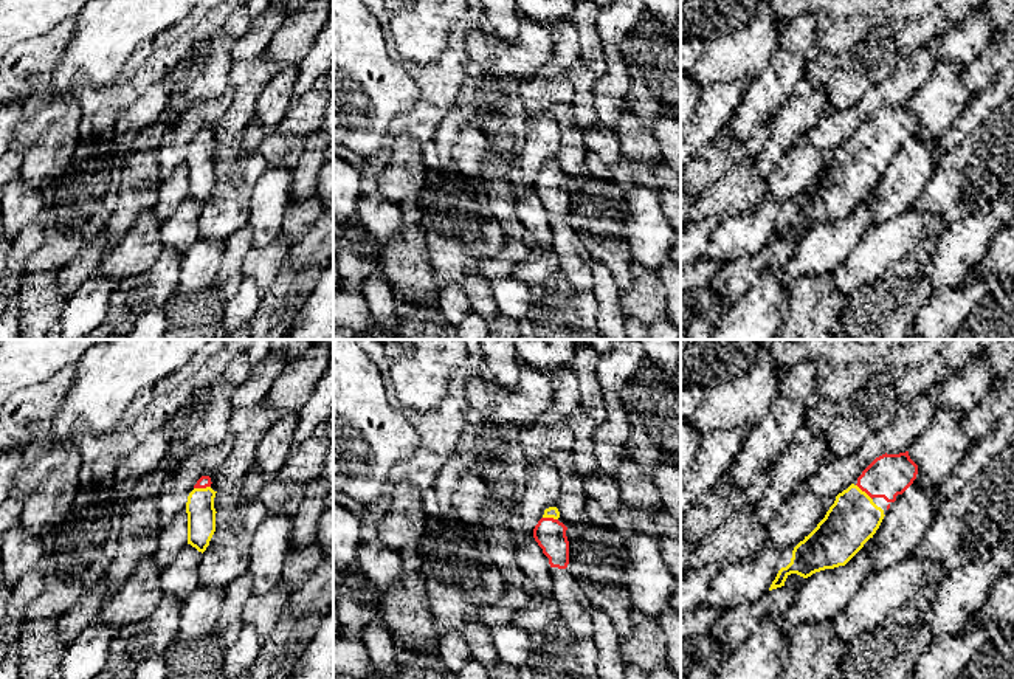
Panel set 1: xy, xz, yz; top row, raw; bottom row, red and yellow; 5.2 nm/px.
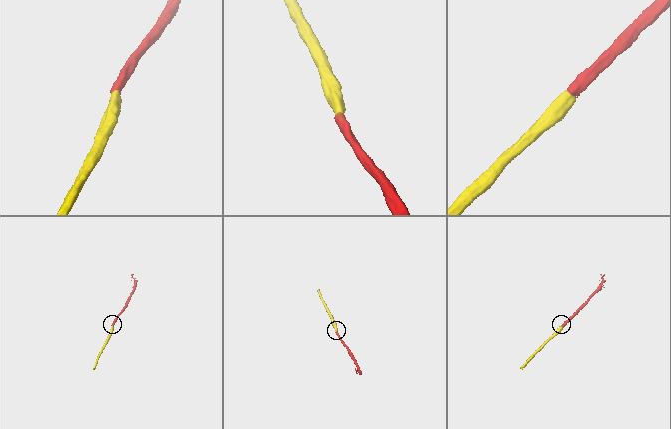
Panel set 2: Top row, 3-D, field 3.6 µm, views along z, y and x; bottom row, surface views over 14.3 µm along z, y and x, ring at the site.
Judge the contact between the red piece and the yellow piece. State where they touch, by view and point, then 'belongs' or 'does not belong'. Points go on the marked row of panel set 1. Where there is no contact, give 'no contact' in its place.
contact xy (202, 487); belongs

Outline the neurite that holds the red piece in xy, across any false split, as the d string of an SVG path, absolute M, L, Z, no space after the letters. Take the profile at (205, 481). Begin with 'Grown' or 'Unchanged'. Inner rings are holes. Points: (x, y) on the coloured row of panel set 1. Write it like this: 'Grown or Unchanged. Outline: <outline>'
Grown. Outline: M202 476L188 496L188 544L205 552L216 532L216 493L211 488L211 477Z

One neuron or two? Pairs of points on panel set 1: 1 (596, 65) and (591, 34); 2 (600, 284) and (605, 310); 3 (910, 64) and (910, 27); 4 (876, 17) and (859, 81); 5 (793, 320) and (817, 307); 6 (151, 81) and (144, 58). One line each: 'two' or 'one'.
1: one
2: one
3: two
4: one
5: one
6: one

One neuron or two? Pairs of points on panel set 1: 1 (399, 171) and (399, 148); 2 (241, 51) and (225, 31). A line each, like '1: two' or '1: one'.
1: one
2: two

